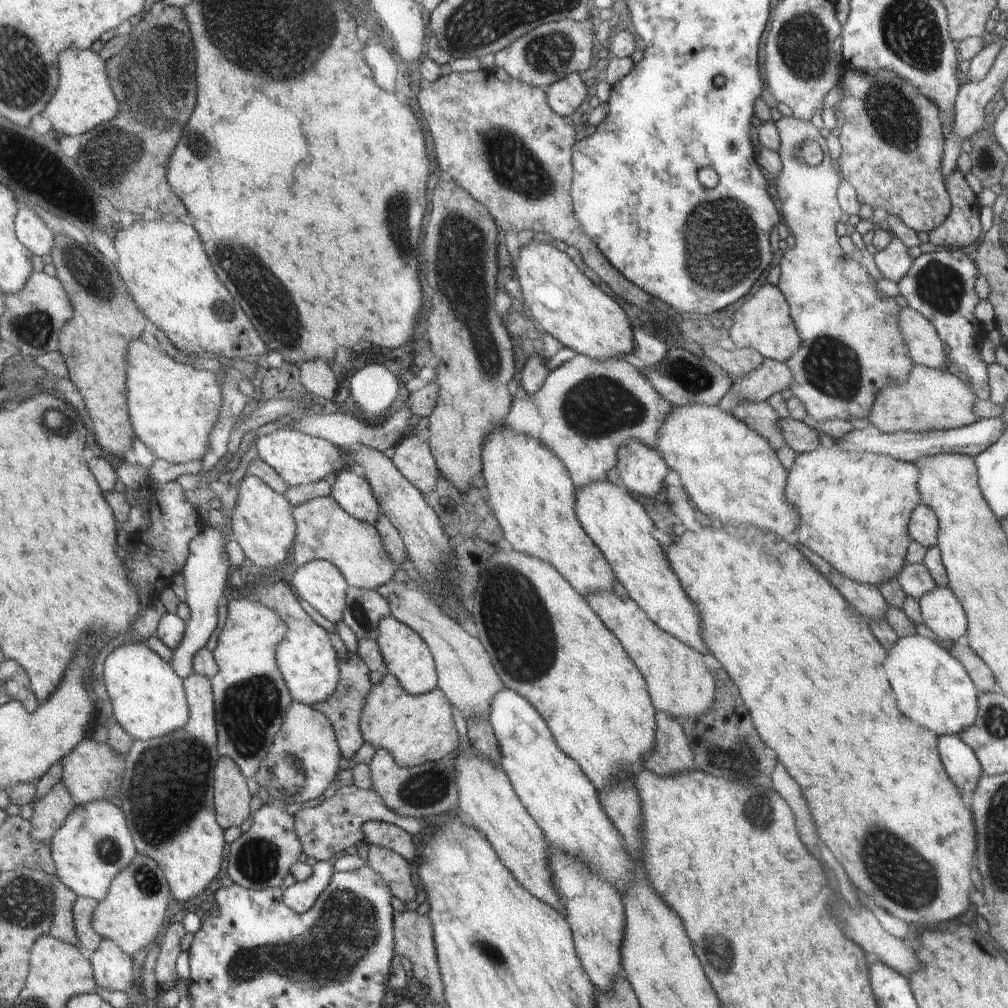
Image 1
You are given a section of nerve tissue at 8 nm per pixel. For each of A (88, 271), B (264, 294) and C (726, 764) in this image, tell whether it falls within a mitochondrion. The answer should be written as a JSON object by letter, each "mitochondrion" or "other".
{"A":"mitochondrion","B":"mitochondrion","C":"mitochondrion"}

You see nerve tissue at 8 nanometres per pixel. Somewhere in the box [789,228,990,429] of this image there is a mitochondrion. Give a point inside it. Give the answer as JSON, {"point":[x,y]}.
{"point":[831,366]}

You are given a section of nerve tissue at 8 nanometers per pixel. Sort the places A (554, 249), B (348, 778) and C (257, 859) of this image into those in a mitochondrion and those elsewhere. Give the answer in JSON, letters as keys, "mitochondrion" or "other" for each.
{"A":"other","B":"other","C":"mitochondrion"}

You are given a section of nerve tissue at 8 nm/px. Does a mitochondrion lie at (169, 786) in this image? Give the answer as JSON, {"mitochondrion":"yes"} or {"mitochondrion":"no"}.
{"mitochondrion":"yes"}

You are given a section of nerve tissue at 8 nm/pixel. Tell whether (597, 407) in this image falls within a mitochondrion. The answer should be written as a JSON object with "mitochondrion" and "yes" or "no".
{"mitochondrion":"yes"}

